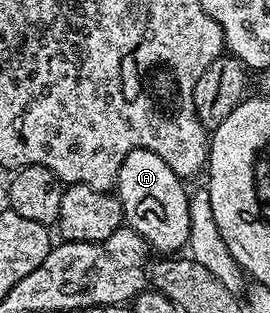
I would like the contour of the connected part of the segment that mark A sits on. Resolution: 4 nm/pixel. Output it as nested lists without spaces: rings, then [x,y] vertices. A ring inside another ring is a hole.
[[[135,150],[126,156],[126,160],[122,160],[122,168],[118,172],[115,193],[118,195],[124,209],[125,223],[131,229],[140,233],[155,253],[157,250],[157,255],[172,256],[183,251],[188,245],[188,237],[190,236],[188,201],[190,194],[188,190],[184,191],[184,186],[185,183],[173,172],[170,164],[166,164],[166,160],[162,160],[162,156],[154,156],[154,152]]]

